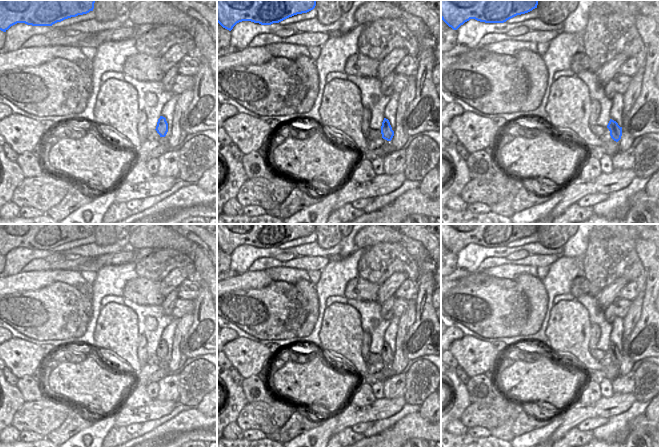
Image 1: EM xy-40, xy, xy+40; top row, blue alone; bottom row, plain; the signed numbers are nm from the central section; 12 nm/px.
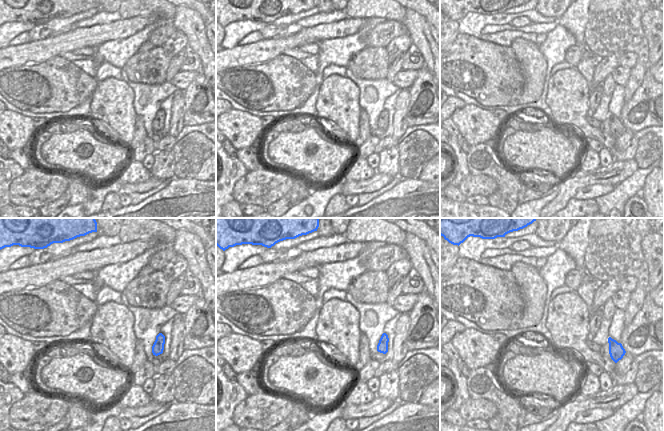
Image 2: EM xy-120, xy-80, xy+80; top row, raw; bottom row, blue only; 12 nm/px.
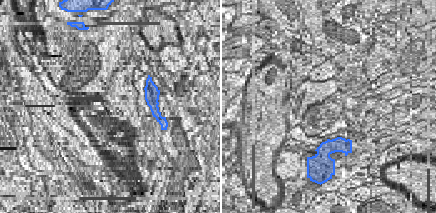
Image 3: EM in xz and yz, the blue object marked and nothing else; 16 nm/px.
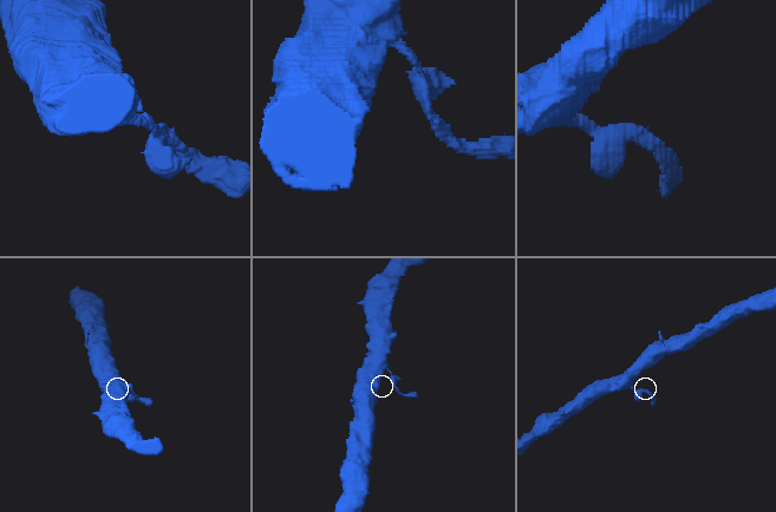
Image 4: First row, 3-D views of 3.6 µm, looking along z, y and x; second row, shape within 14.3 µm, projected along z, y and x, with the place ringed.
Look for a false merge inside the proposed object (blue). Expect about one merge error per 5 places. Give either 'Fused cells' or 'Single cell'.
Single cell

